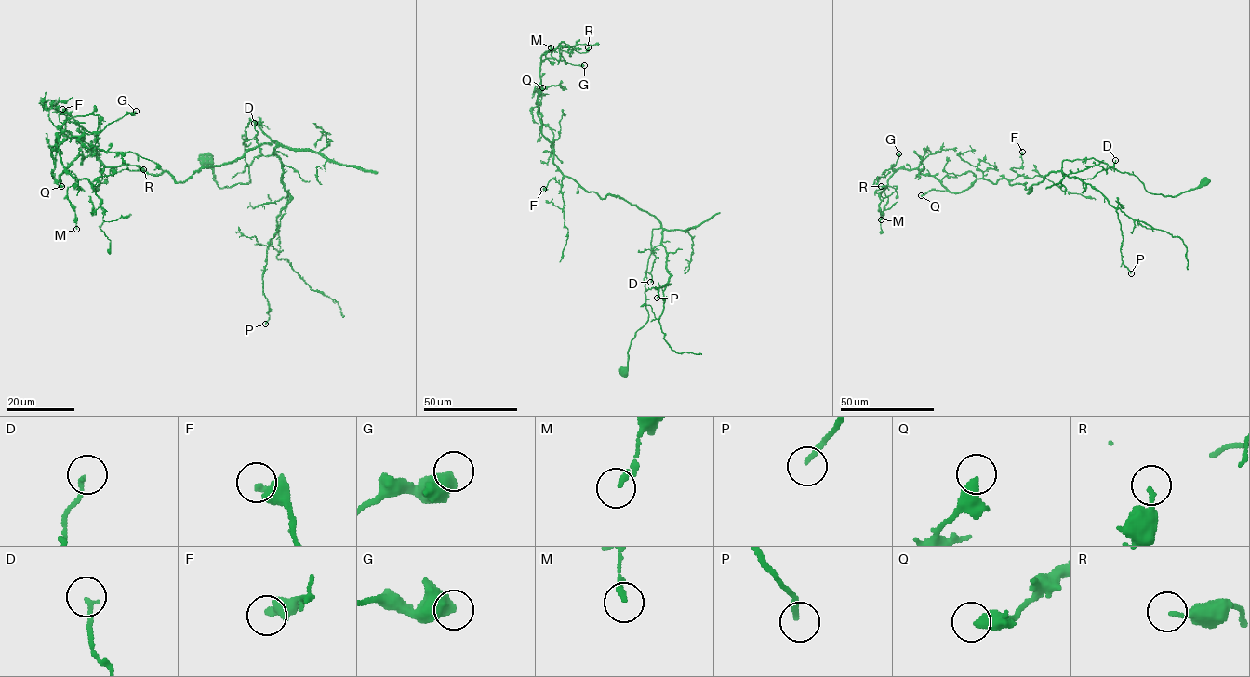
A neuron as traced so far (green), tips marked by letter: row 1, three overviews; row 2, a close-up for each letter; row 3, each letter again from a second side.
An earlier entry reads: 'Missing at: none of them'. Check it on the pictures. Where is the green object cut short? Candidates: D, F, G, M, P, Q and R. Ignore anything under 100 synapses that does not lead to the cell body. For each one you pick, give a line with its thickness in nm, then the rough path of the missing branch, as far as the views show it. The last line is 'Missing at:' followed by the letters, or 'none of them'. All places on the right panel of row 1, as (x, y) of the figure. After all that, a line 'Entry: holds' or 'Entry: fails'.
Missing at: none of them
Entry: holds

